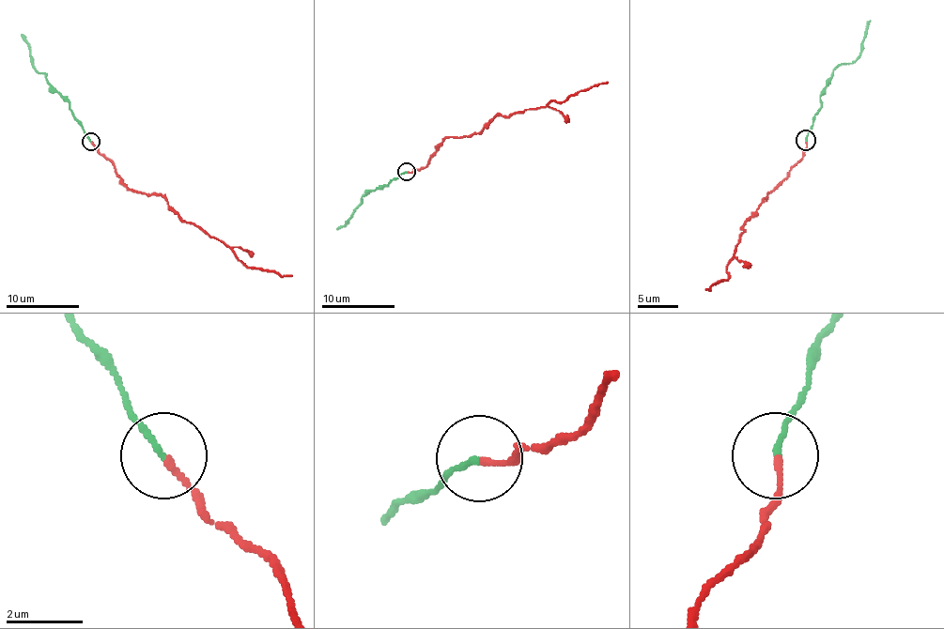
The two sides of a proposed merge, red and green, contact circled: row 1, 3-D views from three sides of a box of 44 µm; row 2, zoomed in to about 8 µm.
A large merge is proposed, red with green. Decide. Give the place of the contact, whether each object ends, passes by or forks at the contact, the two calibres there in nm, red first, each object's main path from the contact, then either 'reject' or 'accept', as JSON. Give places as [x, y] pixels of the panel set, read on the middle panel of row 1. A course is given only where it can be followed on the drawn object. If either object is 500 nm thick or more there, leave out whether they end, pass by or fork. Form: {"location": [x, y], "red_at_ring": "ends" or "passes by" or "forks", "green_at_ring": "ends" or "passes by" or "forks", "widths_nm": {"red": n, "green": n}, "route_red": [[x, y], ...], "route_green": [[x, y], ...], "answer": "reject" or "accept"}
{"location": [407, 172], "red_at_ring": "ends", "green_at_ring": "ends", "widths_nm": {"red": 150, "green": 150}, "route_red": [[407, 172], [424, 168], [447, 137], [472, 137], [497, 115], [510, 116], [607, 84]], "route_green": [[407, 172], [387, 185], [370, 191], [345, 225], [337, 229]], "answer": "reject"}

